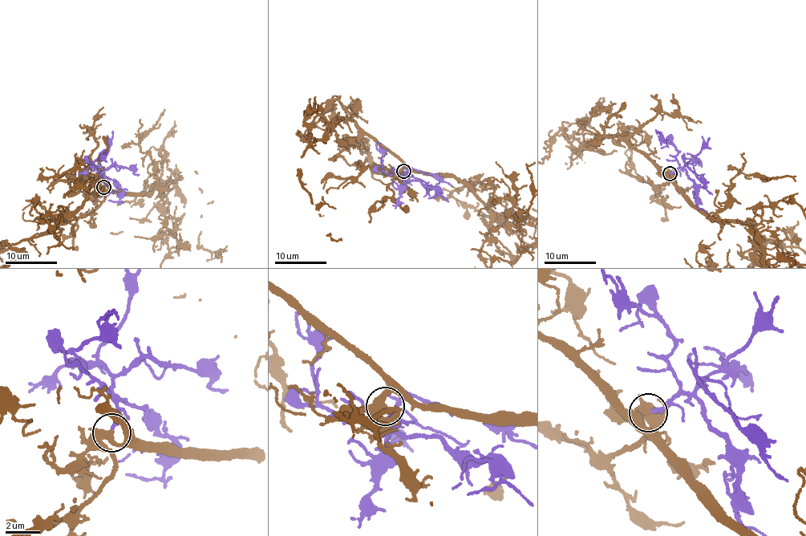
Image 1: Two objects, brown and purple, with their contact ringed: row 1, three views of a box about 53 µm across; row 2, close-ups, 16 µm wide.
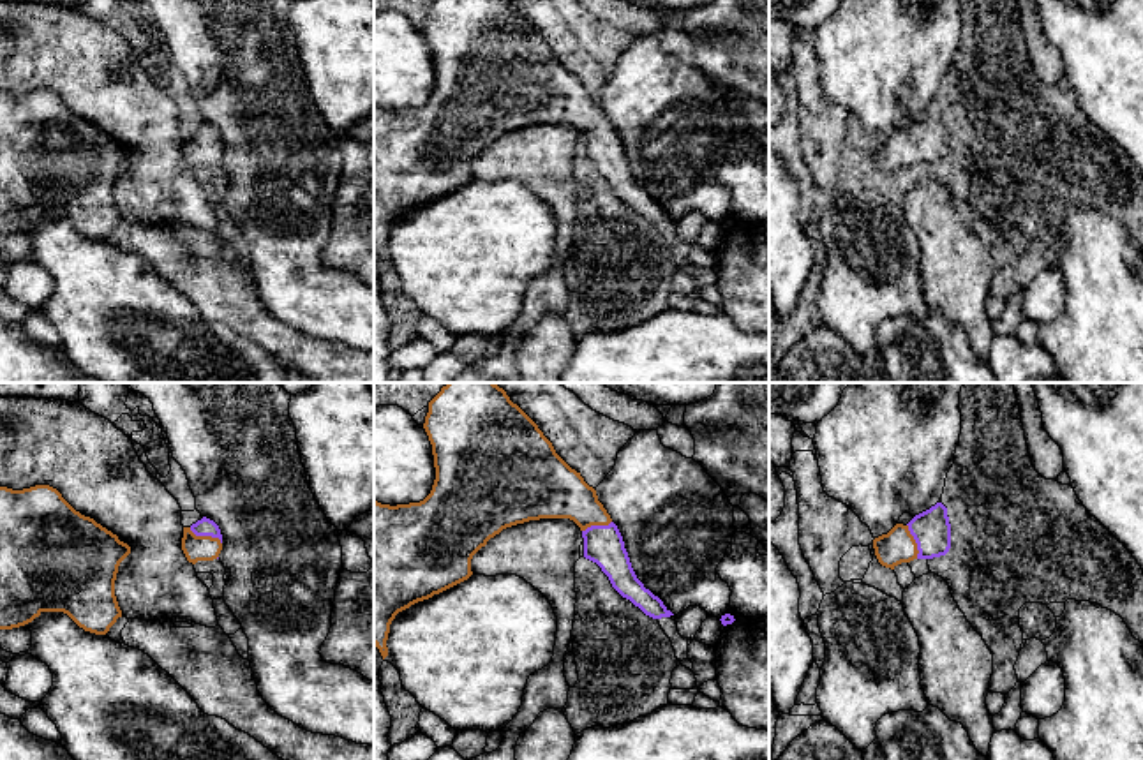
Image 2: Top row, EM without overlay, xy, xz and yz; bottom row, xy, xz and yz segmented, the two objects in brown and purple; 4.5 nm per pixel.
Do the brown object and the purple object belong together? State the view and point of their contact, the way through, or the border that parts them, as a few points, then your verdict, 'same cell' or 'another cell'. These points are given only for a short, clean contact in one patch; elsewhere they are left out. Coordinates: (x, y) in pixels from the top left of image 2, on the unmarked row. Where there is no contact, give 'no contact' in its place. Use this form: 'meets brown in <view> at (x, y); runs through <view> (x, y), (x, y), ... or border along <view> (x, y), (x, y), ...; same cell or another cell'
meets brown in xy at (207, 141); runs through xy (194, 152), (207, 141), (205, 131); same cell

